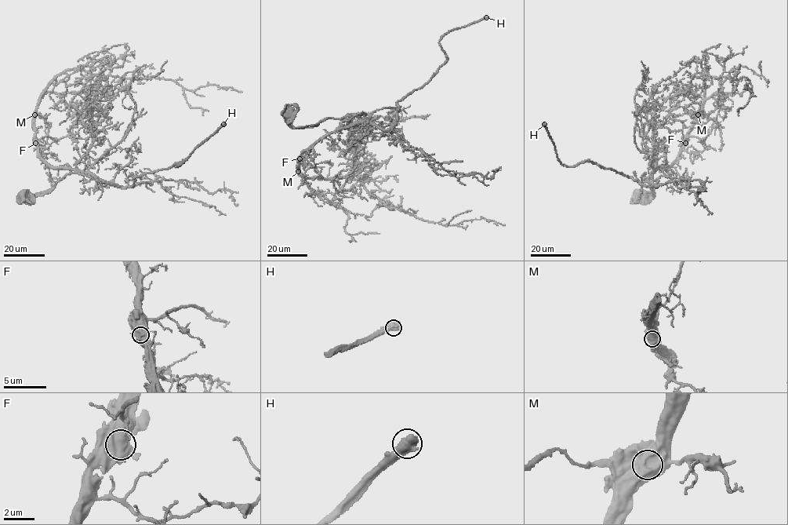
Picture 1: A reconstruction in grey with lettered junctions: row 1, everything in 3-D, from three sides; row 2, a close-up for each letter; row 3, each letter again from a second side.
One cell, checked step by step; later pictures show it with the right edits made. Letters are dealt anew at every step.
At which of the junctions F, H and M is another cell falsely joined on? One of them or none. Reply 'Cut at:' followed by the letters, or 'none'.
Cut at: none

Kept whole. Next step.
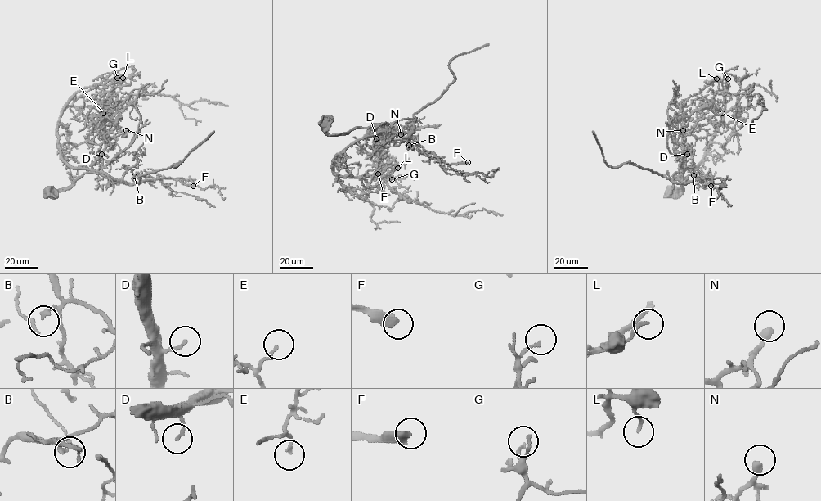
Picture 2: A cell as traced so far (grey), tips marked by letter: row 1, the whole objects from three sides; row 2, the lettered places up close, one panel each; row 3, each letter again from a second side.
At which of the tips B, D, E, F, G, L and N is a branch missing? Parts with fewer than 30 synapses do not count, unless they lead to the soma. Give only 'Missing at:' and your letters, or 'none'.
Missing at: D, F, N

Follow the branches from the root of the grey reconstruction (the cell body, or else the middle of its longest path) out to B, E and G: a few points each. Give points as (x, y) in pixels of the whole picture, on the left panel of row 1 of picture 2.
B: (50, 191), (51, 188), (69, 187), (88, 173), (130, 183), (135, 182), (134, 176)
E: (50, 191), (69, 187), (88, 173), (108, 177), (92, 168), (107, 142), (103, 135), (105, 121), (103, 113)
G: (50, 191), (88, 173), (108, 177), (92, 168), (113, 121), (97, 104), (117, 78)

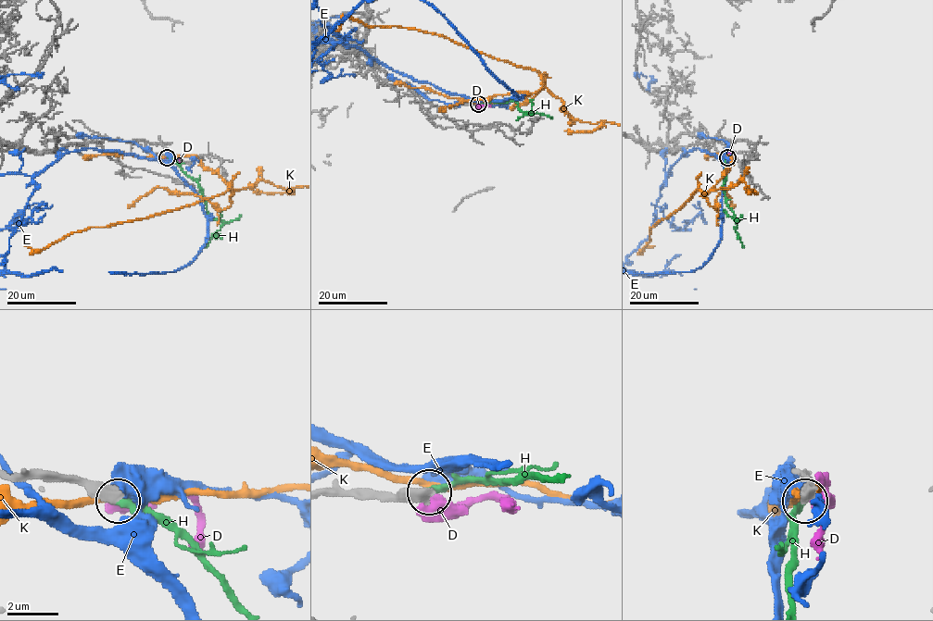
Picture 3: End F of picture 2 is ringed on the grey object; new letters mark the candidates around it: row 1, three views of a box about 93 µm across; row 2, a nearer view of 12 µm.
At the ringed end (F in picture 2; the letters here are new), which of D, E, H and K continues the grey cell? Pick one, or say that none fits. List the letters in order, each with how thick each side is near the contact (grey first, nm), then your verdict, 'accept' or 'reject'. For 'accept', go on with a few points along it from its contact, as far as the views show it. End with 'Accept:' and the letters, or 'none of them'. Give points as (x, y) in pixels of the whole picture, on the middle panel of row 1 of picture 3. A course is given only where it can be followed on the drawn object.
D: 550/650 nm | reject
E: 500/750 nm | reject
H: 500/320 nm | accept | via (478, 104), (510, 99), (525, 113), (535, 113), (527, 112), (516, 120)
K: 550/240 nm | reject
Accept: H

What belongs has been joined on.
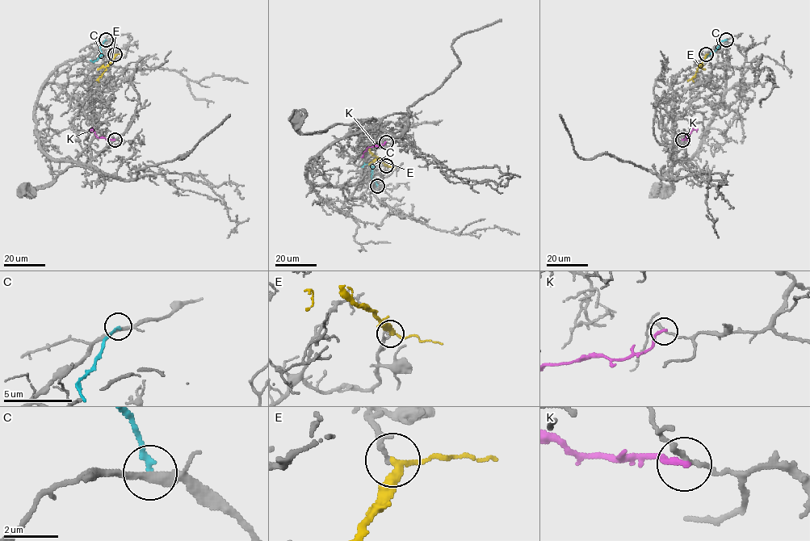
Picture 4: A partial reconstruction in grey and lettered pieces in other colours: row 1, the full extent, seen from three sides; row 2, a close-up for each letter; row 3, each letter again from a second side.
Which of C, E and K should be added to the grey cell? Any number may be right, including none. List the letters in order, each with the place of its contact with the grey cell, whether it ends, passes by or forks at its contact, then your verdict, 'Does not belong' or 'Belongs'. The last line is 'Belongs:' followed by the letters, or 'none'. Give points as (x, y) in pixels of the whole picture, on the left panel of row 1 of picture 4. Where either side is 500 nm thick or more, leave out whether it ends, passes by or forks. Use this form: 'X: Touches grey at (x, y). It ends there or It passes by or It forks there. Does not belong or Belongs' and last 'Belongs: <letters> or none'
C: Touches grey at (106, 39). It ends there. Does not belong
E: Touches grey at (115, 54). It passes by. Does not belong
K: Touches grey at (115, 140). It ends there. Does not belong
Belongs: none

